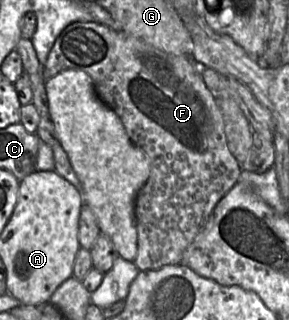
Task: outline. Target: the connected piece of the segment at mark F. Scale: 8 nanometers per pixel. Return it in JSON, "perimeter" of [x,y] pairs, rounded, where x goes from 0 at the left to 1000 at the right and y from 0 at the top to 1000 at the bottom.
{"perimeter":[[[263,69],[232,81],[194,122],[166,188],[149,203],[149,244],[156,253],[166,253],[228,219],[284,222],[315,241],[339,303],[408,359],[453,441],[495,469],[519,497],[522,534],[516,559],[478,603],[467,634],[481,763],[478,800],[467,819],[471,834],[484,847],[540,847],[574,831],[623,828],[647,772],[713,706],[754,634],[827,569],[837,541],[827,506],[792,466],[772,359],[744,303],[706,256],[696,206],[675,194],[661,172],[592,172],[571,166],[422,94],[398,94],[339,72]]]}

